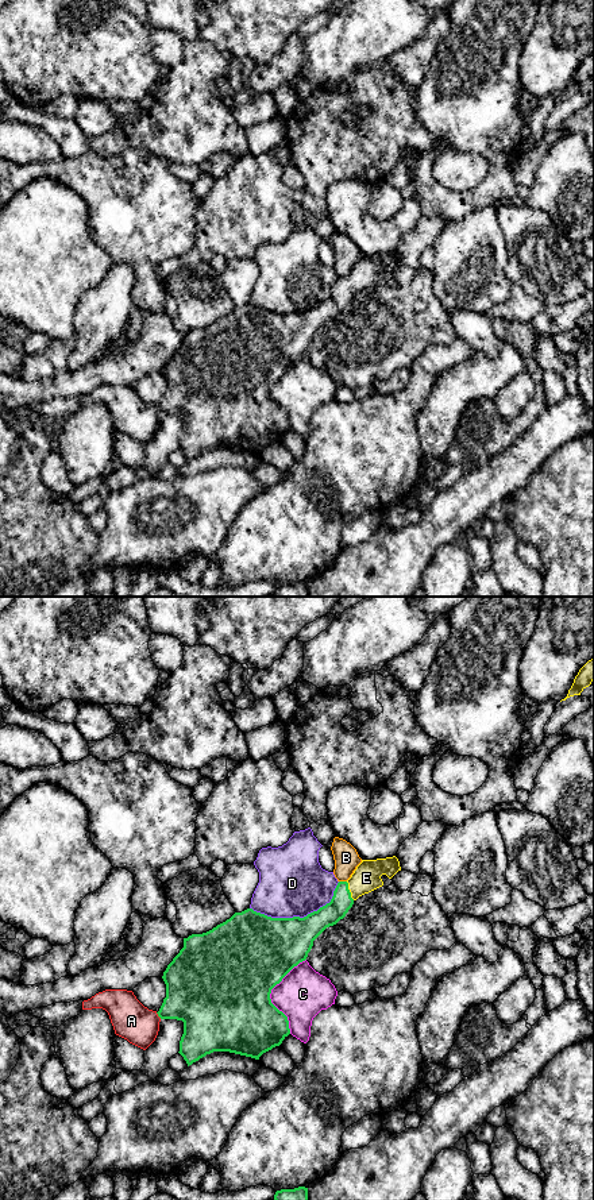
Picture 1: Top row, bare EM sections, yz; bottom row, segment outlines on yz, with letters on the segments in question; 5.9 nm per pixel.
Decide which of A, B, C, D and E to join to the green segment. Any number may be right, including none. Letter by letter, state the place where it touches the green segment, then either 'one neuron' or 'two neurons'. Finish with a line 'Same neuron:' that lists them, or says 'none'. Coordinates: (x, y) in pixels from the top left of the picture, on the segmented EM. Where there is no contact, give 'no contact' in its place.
A: yz (158, 1015) | two neurons
B: yz (343, 882) | two neurons
C: yz (269, 995) | two neurons
D: yz (299, 917) | two neurons
E: yz (348, 891) | one neuron
Same neuron: E

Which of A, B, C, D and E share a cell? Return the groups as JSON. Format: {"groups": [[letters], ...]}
{"groups": [["A"], ["B"], ["C"], ["D"], ["E"]]}

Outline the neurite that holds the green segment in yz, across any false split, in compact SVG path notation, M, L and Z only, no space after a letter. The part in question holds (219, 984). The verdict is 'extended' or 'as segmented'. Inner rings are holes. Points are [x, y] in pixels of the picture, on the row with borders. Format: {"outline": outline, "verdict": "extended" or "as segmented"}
{"outline": "M396 856L386 857L386 858L377 858L377 860L362 860L362 863L356 867L354 873L347 881L339 881L333 896L329 903L320 907L317 911L313 911L308 914L304 918L293 917L293 918L271 918L265 914L256 912L252 908L247 908L242 912L235 912L230 919L225 922L217 925L212 930L202 933L202 934L192 934L188 938L184 938L184 948L180 950L180 953L173 958L173 961L167 965L166 971L163 972L163 981L166 984L166 998L163 999L163 1003L157 1012L161 1019L177 1019L184 1022L184 1034L180 1041L180 1054L186 1061L188 1066L193 1062L198 1061L200 1058L205 1057L207 1054L211 1054L213 1052L230 1052L246 1057L251 1057L255 1060L259 1060L259 1057L271 1050L275 1046L279 1046L282 1041L290 1034L289 1029L289 1020L288 1016L279 1011L270 999L271 989L282 981L282 979L300 962L305 961L308 957L308 953L310 952L313 946L313 941L329 926L336 925L340 919L346 917L348 910L352 907L354 902L364 895L369 894L379 887L383 885L383 881L381 879L382 875L386 875L389 879L392 879L398 871L401 871L400 861Z", "verdict": "extended"}

